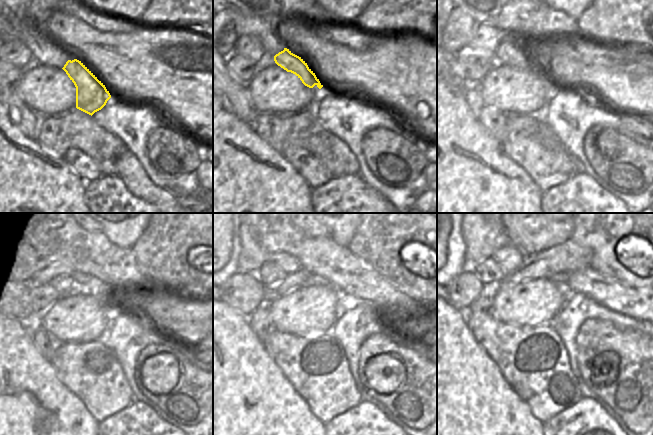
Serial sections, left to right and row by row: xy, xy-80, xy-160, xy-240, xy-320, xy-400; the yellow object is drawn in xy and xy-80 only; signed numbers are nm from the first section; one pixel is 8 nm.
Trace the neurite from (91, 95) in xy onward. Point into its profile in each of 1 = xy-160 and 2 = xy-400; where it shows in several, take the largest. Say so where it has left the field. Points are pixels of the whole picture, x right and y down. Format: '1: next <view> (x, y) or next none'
1: next xy-160 (507, 52)
2: next xy-400 (488, 271)

